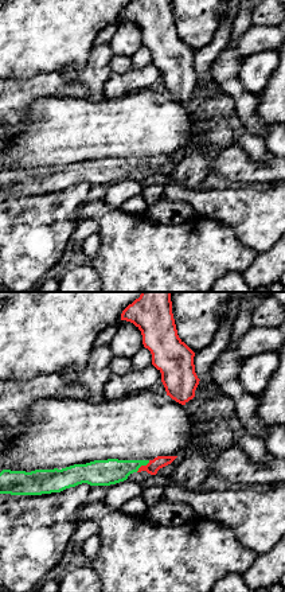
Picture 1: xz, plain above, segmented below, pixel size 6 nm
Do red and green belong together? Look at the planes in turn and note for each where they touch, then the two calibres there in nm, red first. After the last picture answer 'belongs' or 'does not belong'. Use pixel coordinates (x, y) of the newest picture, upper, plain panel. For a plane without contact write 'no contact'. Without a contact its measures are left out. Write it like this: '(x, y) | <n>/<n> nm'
(143, 164) | 80/160 nm

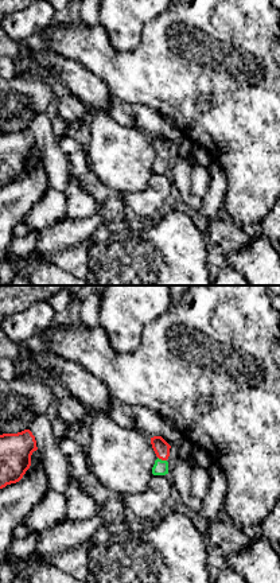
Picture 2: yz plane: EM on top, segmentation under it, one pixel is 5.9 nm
(162, 158) | 100/90 nm

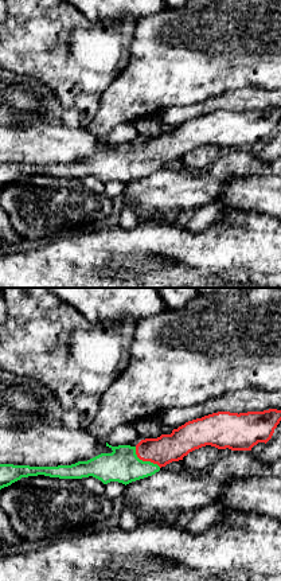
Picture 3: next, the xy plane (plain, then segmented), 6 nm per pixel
(144, 159) | 170/200 nm

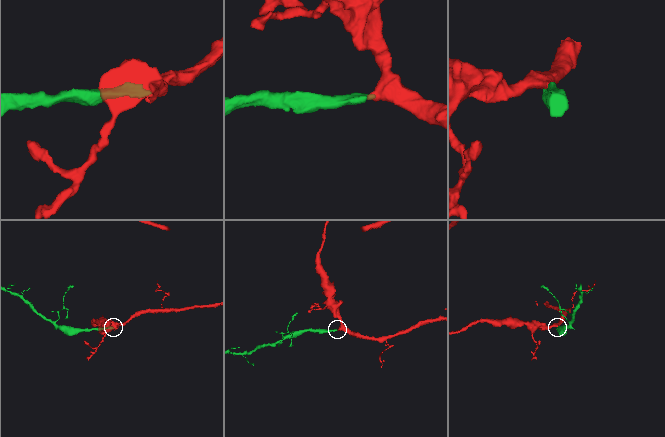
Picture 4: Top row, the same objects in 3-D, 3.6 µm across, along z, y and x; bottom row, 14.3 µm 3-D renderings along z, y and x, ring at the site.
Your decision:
belongs

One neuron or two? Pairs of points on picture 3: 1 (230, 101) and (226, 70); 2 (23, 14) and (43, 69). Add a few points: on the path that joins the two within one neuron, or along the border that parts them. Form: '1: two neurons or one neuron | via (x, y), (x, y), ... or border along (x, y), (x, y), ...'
1: two neurons | border along (260, 86), (231, 89), (199, 102)
2: one neuron | via (36, 27), (43, 34), (43, 55)

